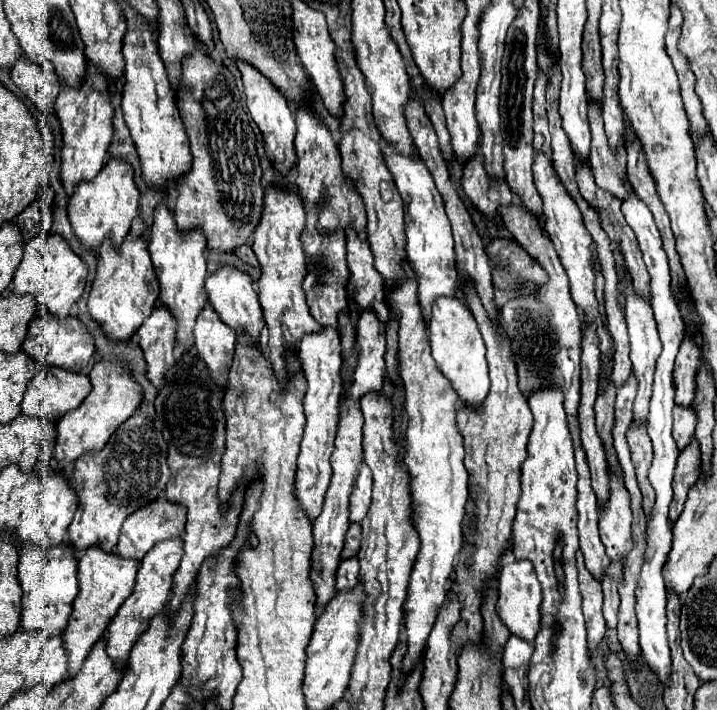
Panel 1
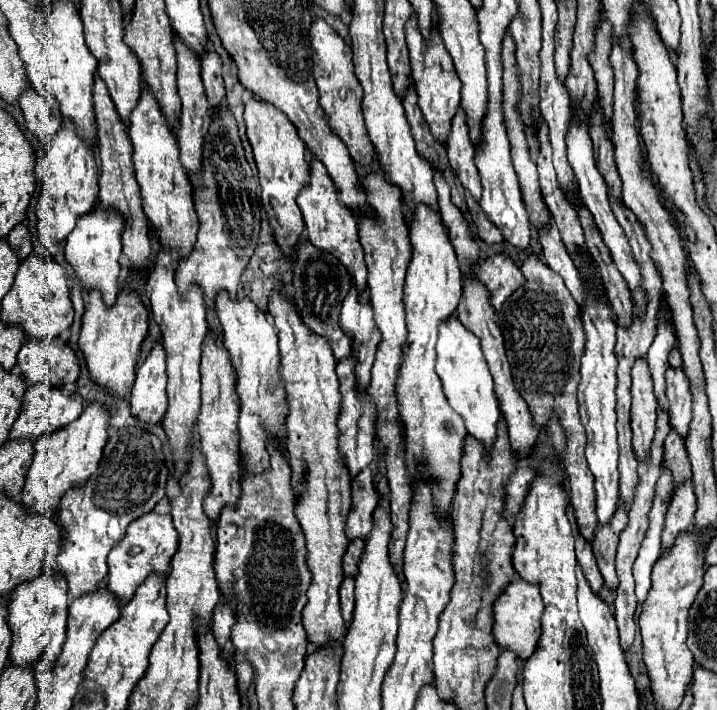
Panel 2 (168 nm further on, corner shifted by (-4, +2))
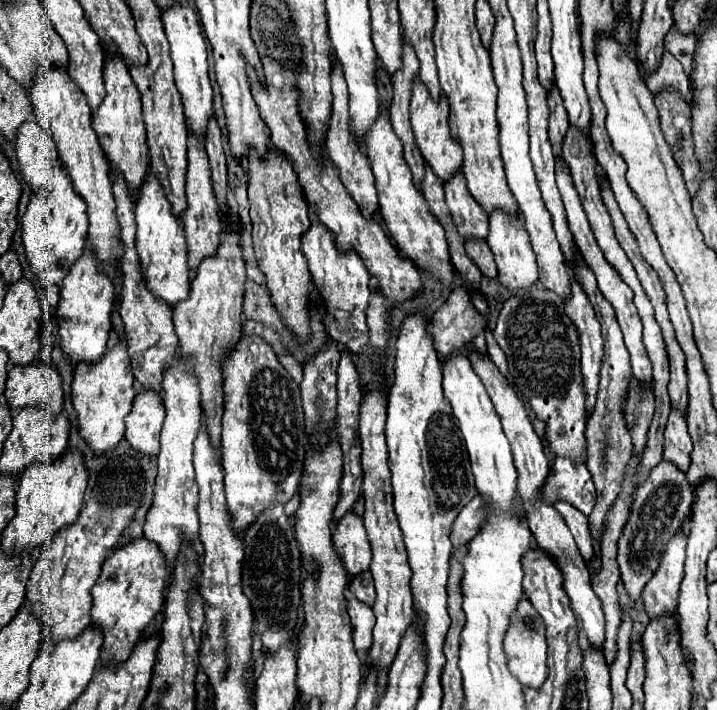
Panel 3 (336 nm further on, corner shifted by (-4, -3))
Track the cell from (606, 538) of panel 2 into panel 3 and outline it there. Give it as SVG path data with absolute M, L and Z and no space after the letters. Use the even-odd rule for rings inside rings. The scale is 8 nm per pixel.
M580 258L580 282L582 282L582 288L584 292L588 294L592 306L594 306L594 312L596 312L596 318L602 326L602 336L604 336L604 370L600 372L600 392L598 392L598 402L588 418L588 426L586 426L586 446L588 446L588 458L586 458L586 464L588 464L588 470L592 472L592 478L594 478L594 484L596 484L596 494L598 494L598 502L596 502L596 508L592 512L592 516L588 518L590 520L590 532L594 538L600 538L600 532L602 532L602 524L604 524L604 516L608 512L608 508L612 506L612 502L616 500L618 496L618 490L620 490L620 480L626 472L626 466L628 466L628 460L632 458L632 438L628 436L628 430L626 430L626 424L624 424L624 414L622 414L622 406L624 406L624 396L626 396L626 386L628 386L628 380L630 380L630 358L628 358L628 350L624 346L624 340L622 340L622 332L620 332L620 326L618 326L618 320L612 312L612 304L608 304L602 296L600 296L600 290L596 288L596 278L592 276L590 268L586 268L584 260Z

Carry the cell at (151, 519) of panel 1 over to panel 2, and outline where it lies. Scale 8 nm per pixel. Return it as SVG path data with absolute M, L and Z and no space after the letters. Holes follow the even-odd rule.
M150 511L140 519L132 521L126 529L124 539L108 555L106 581L110 591L114 591L122 601L128 601L138 589L138 585L150 575L150 571L158 571L158 573L168 571L176 547L178 547L178 531L174 529L170 515L160 515L156 511Z

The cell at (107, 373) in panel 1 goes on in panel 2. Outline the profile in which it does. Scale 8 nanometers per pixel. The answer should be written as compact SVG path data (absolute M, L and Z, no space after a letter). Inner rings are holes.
M90 401L84 413L72 421L70 425L54 431L48 437L42 437L36 443L36 455L34 463L28 469L26 485L22 489L22 505L30 513L44 513L52 515L58 509L58 503L62 495L74 487L80 485L92 475L102 459L102 449L108 441L108 425L110 425L110 411L100 401Z

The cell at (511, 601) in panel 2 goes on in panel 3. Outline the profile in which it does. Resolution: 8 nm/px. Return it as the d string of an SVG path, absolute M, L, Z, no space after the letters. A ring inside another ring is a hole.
M526 598L520 600L516 616L512 618L512 624L506 632L504 652L508 656L510 672L520 680L522 686L538 690L544 684L548 676L546 672L546 628L544 628L544 620L540 618L540 614L534 610L534 606Z

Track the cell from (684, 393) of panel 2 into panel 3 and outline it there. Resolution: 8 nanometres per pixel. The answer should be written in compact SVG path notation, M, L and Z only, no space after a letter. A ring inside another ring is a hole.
M670 412L668 426L664 432L664 460L672 462L678 470L688 470L688 460L692 452L692 440L686 430L686 420L680 420L676 412Z

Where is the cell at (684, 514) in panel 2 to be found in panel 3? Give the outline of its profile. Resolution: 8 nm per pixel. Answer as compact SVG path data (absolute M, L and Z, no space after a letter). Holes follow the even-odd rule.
M682 530L670 540L656 576L644 588L644 610L650 618L672 616L678 604L678 588L684 576L686 560L686 536Z

